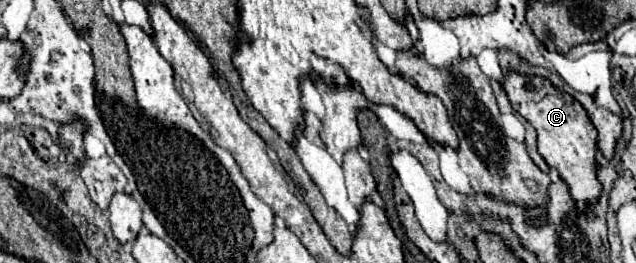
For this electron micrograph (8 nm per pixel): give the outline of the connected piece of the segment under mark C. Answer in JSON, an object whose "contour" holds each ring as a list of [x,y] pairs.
{"contour":[[[507,73],[503,89],[513,105],[539,135],[539,153],[545,163],[559,171],[561,179],[569,185],[571,197],[579,203],[579,211],[585,211],[599,199],[601,181],[597,179],[597,129],[587,117],[583,105],[561,89],[557,89],[549,79],[543,77],[523,77],[519,73]]]}

